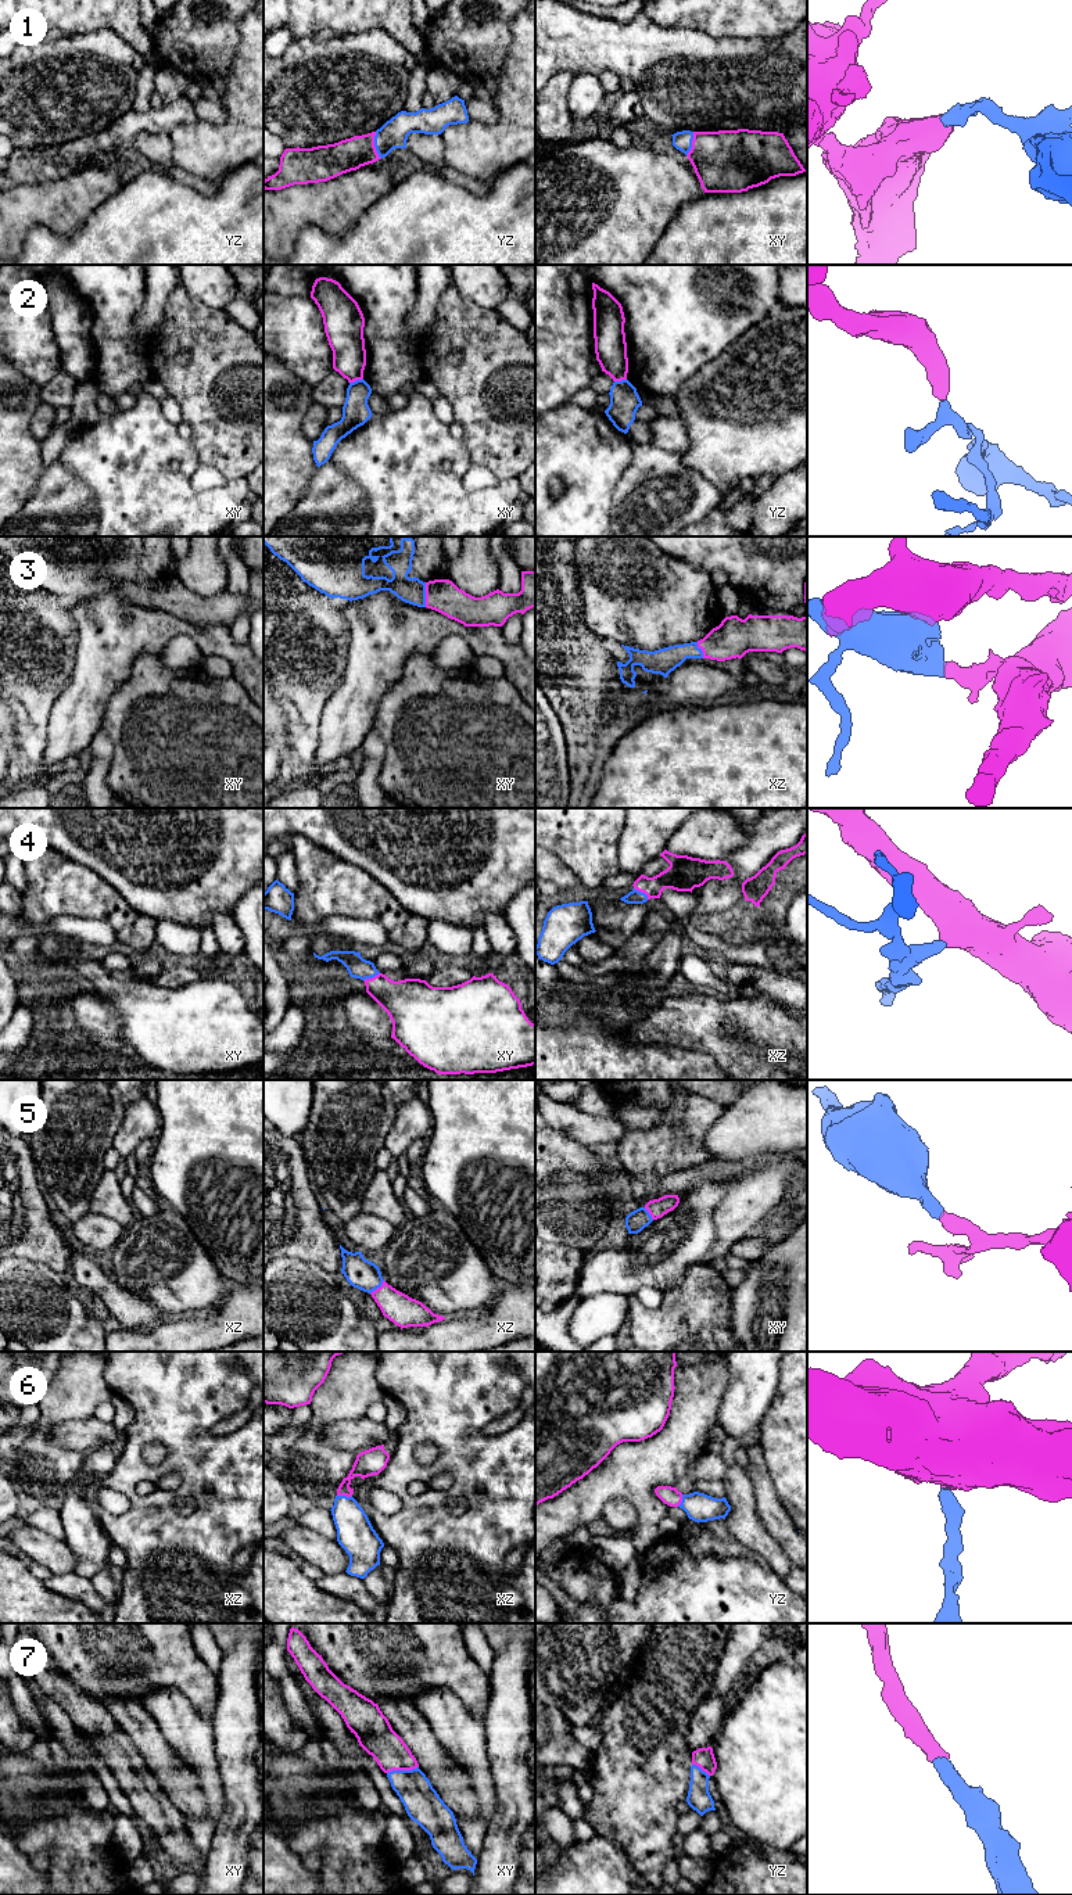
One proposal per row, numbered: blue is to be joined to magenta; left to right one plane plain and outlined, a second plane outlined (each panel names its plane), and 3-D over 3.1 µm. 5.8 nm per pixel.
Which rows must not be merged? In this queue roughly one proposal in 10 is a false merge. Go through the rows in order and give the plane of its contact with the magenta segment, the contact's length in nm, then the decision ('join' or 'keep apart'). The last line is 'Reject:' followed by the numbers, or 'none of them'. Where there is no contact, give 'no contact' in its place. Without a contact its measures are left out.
1: contact in yz; length 160 nm; join
2: contact in xy; length 90 nm; keep apart
3: contact in xy; length 140 nm; join
4: contact in xz; length 110 nm; join
5: contact in xz; length 120 nm; join
6: contact in xz; length 90 nm; join
7: contact in xy; length 190 nm; join
Reject: 2

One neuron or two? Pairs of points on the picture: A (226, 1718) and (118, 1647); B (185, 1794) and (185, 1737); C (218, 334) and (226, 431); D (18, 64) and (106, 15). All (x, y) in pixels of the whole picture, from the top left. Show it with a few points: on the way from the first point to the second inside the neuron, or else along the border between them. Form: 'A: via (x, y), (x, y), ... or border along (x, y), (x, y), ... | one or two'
A: border along (215, 1673), (218, 1684), (217, 1701) | two
B: border along (186, 1766), (204, 1794) | two
C: via (218, 358), (218, 376), (226, 387), (226, 408) | one
D: border along (101, 28), (93, 32), (63, 35) | two

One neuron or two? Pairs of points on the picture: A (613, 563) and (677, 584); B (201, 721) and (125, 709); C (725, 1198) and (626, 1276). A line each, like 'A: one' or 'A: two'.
A: one
B: one
C: one

